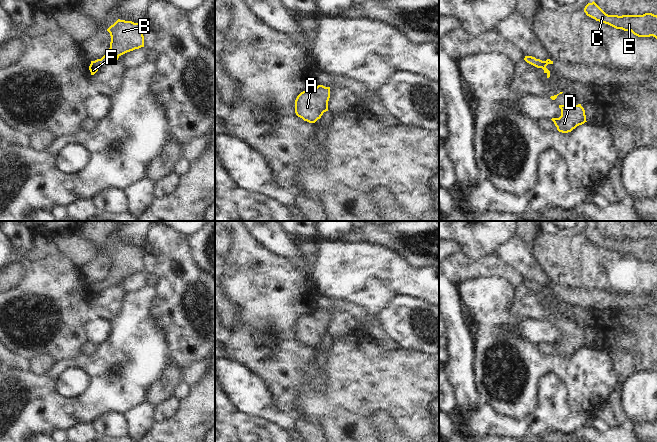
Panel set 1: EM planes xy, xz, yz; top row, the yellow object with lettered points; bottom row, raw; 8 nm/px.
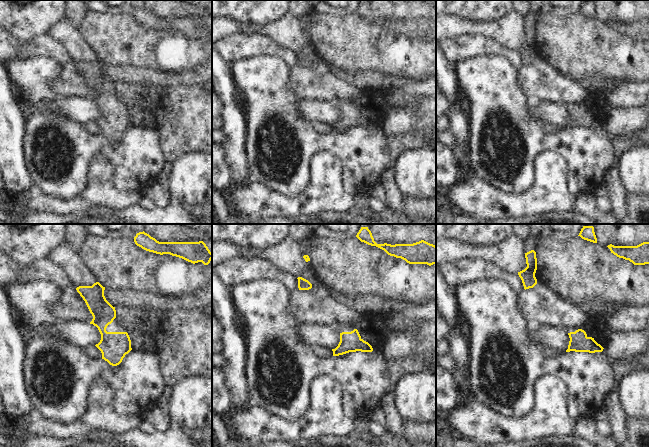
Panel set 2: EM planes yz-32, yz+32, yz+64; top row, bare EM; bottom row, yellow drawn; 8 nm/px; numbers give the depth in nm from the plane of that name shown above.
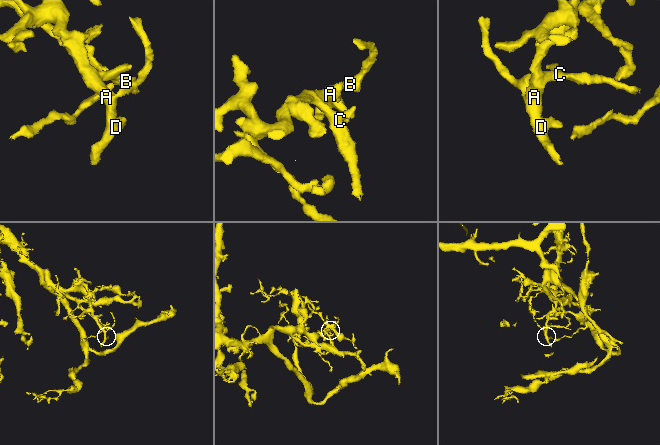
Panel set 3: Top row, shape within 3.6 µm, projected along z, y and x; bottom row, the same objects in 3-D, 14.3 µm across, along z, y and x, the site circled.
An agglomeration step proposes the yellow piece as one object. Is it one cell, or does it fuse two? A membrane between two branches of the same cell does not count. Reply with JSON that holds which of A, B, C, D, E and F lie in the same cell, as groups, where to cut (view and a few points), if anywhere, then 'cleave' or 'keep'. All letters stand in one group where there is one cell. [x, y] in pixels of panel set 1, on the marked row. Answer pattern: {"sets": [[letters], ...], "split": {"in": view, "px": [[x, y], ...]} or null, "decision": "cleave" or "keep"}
{"sets": [["A", "B", "C", "D", "E", "F"]], "split": null, "decision": "keep"}

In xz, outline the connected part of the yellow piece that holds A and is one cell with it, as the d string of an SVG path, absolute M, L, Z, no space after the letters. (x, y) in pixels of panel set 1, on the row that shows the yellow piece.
M318 85L315 89L301 92L295 100L295 113L309 123L315 123L328 111L330 87Z

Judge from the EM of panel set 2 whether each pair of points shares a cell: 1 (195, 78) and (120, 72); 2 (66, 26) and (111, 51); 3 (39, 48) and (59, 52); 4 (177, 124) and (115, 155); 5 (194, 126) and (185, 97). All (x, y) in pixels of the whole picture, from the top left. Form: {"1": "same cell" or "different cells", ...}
{"1": "same cell", "2": "different cells", "3": "same cell", "4": "different cells", "5": "same cell"}

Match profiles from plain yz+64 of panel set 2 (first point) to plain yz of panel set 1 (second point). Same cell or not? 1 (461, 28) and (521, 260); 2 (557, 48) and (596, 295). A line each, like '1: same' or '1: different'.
1: same
2: different

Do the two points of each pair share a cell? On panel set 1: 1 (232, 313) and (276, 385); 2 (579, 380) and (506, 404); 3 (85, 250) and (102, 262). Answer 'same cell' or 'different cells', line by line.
1: different cells
2: same cell
3: different cells

